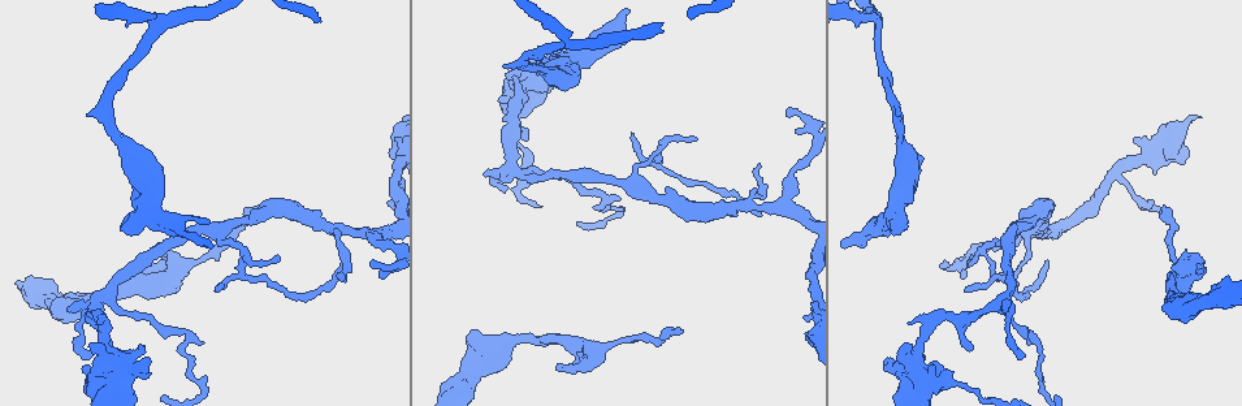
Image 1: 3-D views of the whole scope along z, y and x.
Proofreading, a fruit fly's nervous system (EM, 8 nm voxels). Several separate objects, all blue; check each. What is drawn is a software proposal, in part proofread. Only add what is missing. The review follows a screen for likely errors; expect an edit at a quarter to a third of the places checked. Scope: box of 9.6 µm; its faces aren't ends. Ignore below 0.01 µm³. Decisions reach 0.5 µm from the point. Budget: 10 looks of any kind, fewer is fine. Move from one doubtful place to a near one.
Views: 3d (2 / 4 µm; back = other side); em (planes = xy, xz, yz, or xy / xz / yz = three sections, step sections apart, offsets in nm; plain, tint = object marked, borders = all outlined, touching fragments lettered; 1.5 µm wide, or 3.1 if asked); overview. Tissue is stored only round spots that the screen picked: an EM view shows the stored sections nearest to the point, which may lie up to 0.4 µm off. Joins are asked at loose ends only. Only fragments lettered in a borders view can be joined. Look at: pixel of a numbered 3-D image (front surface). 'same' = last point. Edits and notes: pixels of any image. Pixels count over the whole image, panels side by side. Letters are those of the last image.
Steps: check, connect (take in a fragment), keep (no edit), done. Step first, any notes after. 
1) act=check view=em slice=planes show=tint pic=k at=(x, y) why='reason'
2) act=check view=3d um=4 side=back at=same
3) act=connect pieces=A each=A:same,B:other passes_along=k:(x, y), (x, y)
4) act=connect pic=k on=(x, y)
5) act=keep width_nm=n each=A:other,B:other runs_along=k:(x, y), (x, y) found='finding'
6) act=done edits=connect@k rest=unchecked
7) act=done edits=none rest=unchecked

act=check view=em um=3.1 slice=planes show=borders pic=1 at=(1163, 209) why='free end'

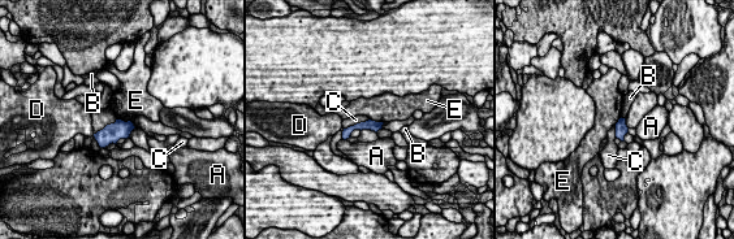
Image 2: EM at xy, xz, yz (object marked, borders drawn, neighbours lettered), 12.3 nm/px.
act=keep each=A:other,B:other,C:other,D:other,E:other runs_along=2:(379, 125), (355, 126), (345, 135) found='no lettered fragment goes on from it'

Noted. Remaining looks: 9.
act=check view=3d um=2 pic=1 at=(759, 214)

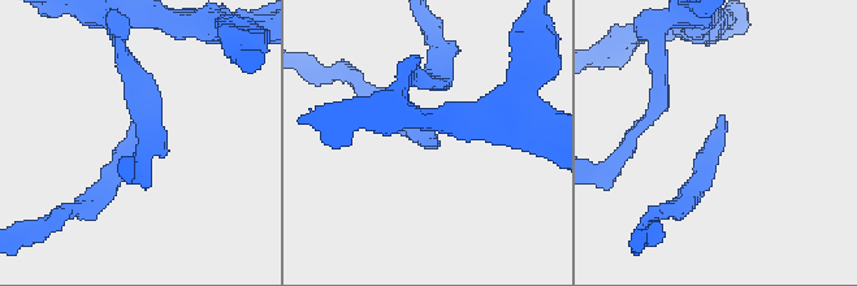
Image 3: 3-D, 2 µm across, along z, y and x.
act=check view=em slice=planes show=borders pic=3 at=(429, 142)

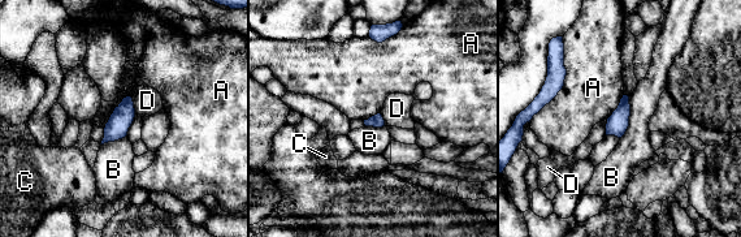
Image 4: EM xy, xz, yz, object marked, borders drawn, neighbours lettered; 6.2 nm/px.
act=keep longest_contact=A:440nm each=A:other,B:other,C:other,D:other found='none of them fits'

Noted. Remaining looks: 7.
act=check view=em slice=planes show=borders pic=1 at=(87, 115) why='thin end'

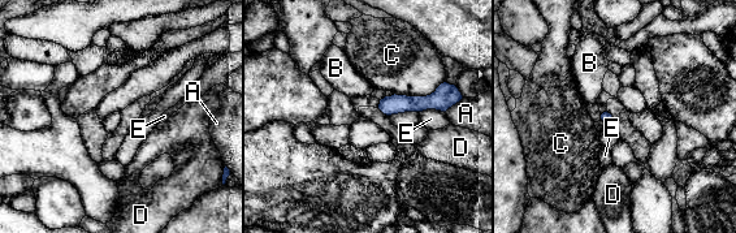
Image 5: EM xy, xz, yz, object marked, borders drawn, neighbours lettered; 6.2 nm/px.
act=keep each=A:other,B:other,C:other,D:other,E:other runs_along=5:(445, 104), (397, 103), (382, 107) found='no lettered fragment goes on from it'

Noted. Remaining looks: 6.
act=check view=3d um=4 pic=1 at=(279, 260) why='tapers out'

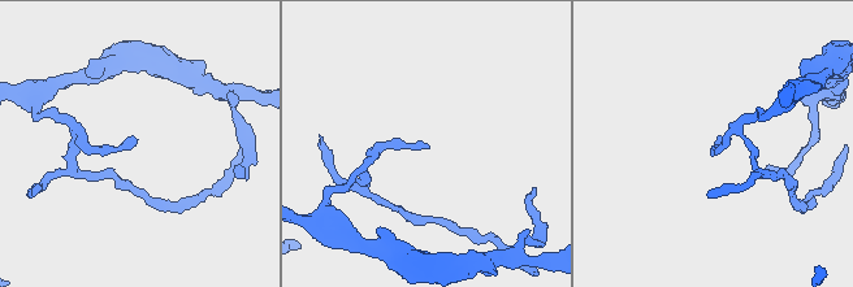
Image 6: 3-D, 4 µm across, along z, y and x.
act=check view=em slice=xy step=4 show=tint pic=6 at=(135, 138)

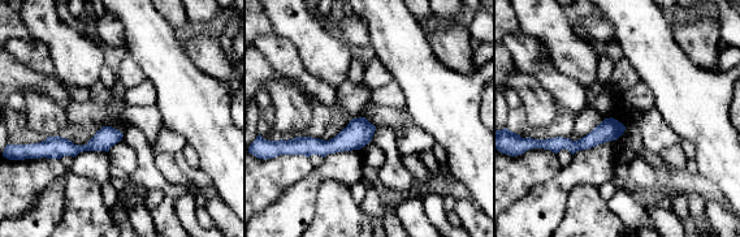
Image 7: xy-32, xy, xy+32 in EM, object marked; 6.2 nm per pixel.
act=check view=em slice=planes show=borders at=same why='another direction'

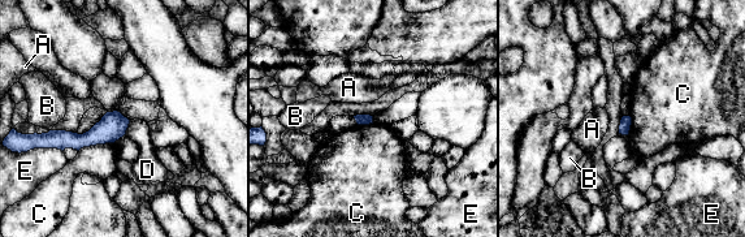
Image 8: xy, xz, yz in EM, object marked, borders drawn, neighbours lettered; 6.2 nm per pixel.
act=keep each=A:other,B:other,C:other,D:other,E:other runs_along=8:(125, 121), (86, 139), (48, 136) found='none of them fits'

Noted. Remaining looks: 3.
act=done edits=none rest=unchecked

